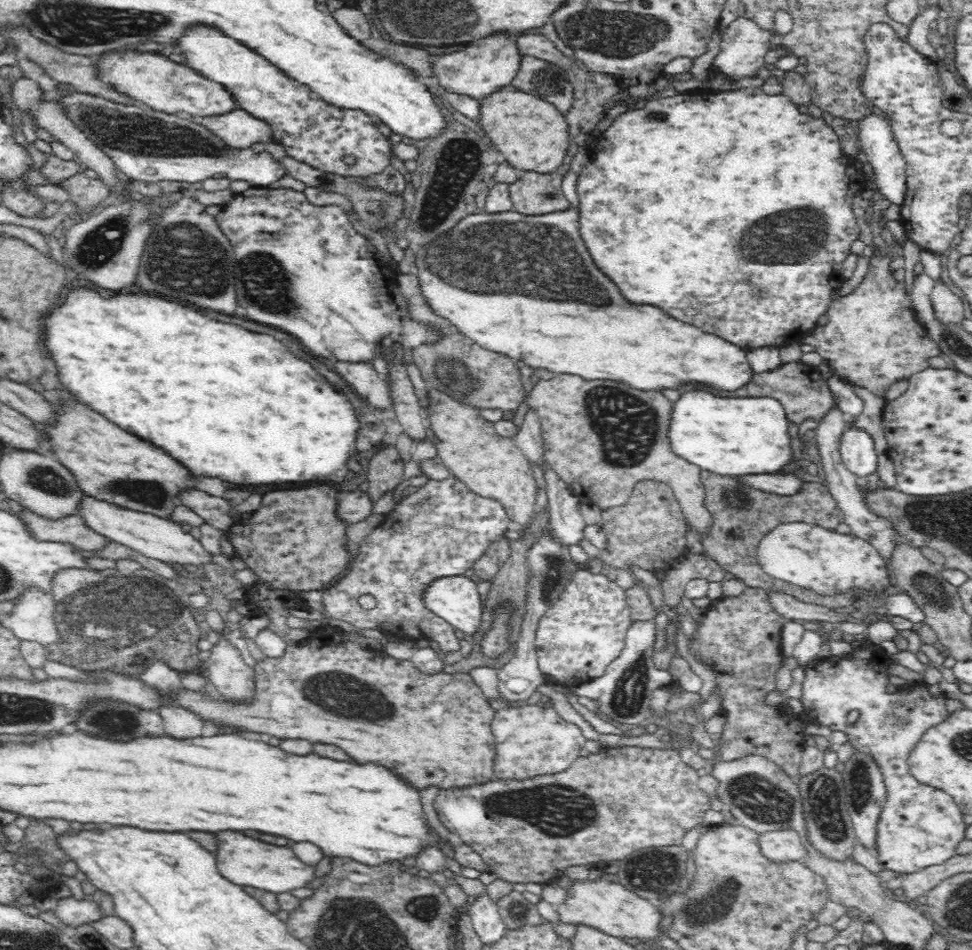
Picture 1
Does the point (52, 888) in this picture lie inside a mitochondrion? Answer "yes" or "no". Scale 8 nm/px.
no

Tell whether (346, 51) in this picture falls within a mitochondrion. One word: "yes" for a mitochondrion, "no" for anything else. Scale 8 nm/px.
no

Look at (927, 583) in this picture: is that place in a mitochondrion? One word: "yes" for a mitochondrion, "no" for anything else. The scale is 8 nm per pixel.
yes

